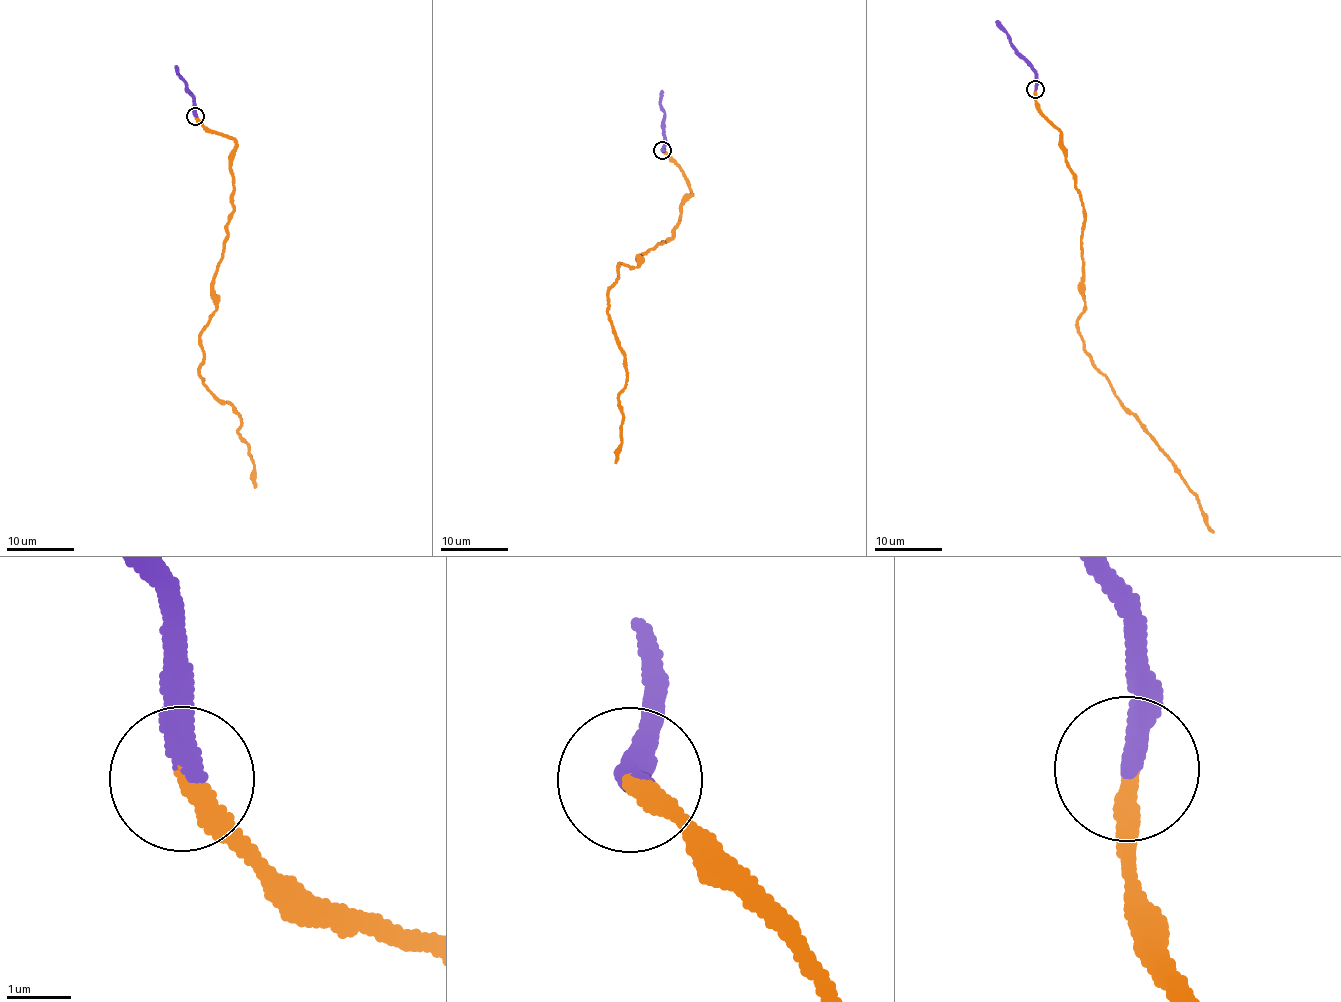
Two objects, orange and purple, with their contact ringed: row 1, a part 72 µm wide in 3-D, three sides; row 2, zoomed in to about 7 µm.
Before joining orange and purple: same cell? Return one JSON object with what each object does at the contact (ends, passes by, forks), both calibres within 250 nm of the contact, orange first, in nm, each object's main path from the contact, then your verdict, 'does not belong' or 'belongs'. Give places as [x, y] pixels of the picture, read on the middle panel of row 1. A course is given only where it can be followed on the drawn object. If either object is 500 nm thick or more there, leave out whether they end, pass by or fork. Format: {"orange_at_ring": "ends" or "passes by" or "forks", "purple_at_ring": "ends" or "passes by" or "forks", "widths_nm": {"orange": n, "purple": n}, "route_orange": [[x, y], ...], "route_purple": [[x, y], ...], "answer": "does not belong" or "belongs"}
{"orange_at_ring": "ends", "purple_at_ring": "ends", "widths_nm": {"orange": 320, "purple": 400}, "route_orange": [[662, 150], [691, 192], [673, 236], [638, 266], [619, 265], [609, 288], [607, 319], [627, 374], [614, 463]], "route_purple": [[662, 149], [665, 144], [661, 90]], "answer": "belongs"}

